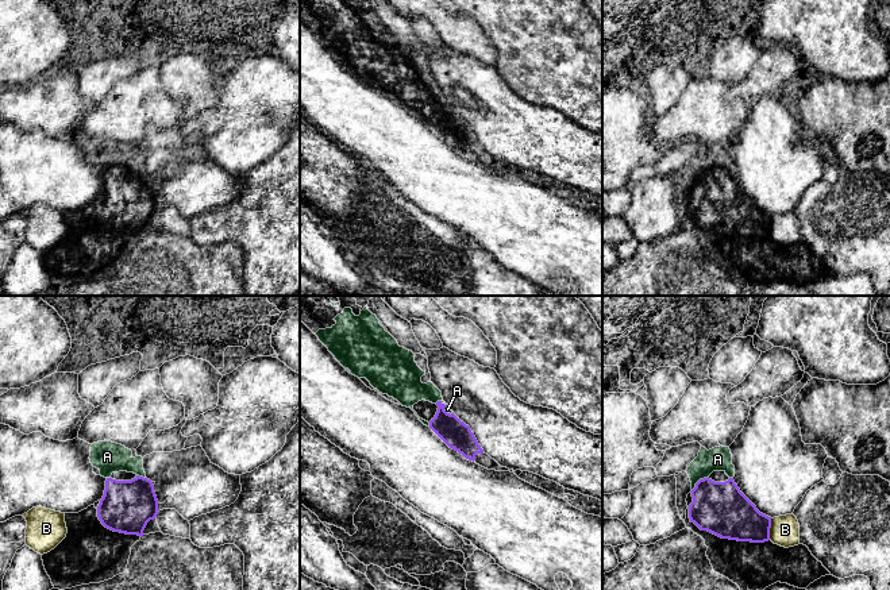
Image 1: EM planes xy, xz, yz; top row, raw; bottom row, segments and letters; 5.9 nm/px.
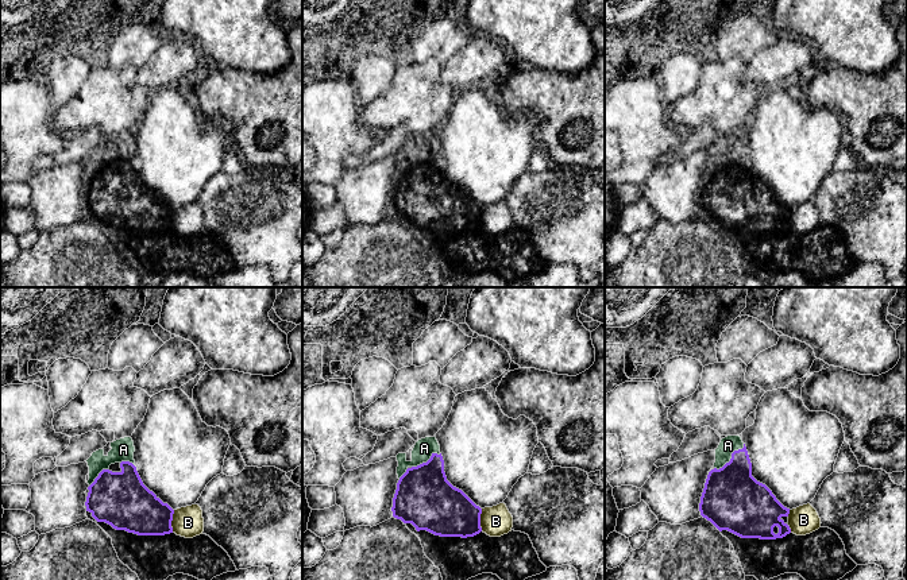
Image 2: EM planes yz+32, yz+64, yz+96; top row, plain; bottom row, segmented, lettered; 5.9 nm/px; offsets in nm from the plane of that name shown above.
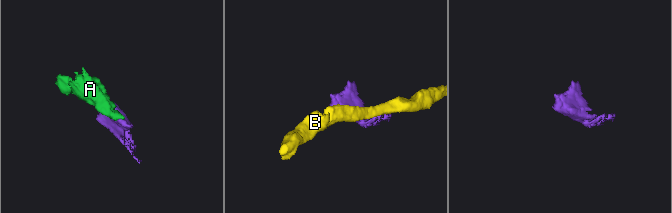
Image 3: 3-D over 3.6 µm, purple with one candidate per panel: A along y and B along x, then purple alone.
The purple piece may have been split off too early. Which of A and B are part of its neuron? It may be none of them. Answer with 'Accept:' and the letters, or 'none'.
Accept: A

